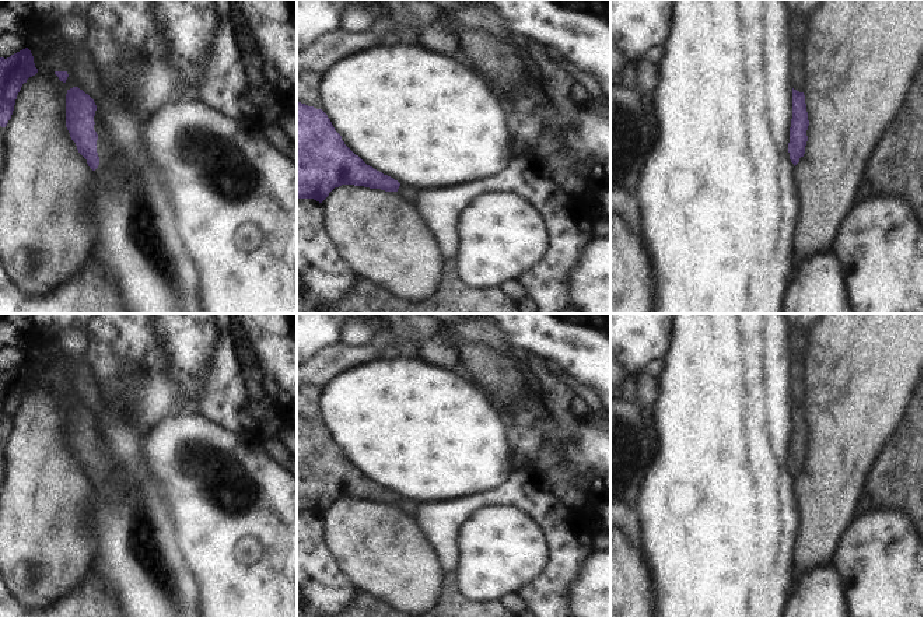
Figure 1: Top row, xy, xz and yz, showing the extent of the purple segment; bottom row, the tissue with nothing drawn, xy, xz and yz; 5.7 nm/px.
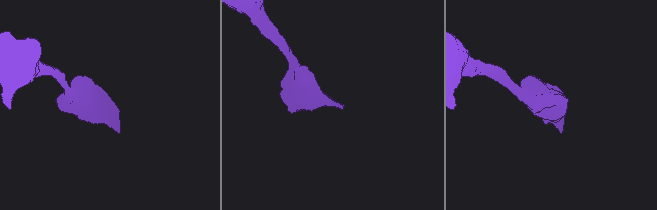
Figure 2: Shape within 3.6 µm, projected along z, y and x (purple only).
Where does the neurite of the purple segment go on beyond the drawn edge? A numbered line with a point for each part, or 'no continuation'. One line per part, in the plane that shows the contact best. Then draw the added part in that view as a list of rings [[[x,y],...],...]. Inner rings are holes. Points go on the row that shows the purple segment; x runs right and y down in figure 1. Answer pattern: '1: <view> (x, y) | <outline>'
1: xy (105, 175) | [[[106,141],[106,148],[101,154],[101,157],[105,161],[105,165],[98,166],[94,171],[94,178],[102,185],[109,185],[118,178],[118,172],[126,168],[126,164],[115,157],[108,141]]]

